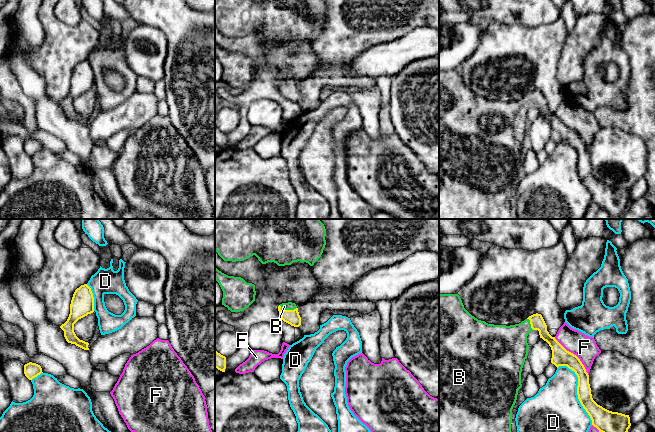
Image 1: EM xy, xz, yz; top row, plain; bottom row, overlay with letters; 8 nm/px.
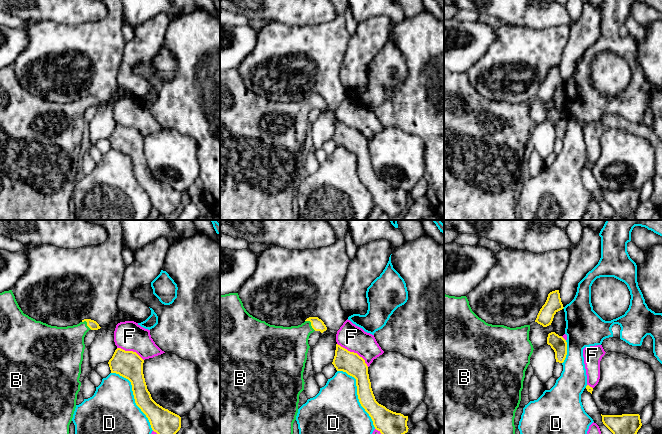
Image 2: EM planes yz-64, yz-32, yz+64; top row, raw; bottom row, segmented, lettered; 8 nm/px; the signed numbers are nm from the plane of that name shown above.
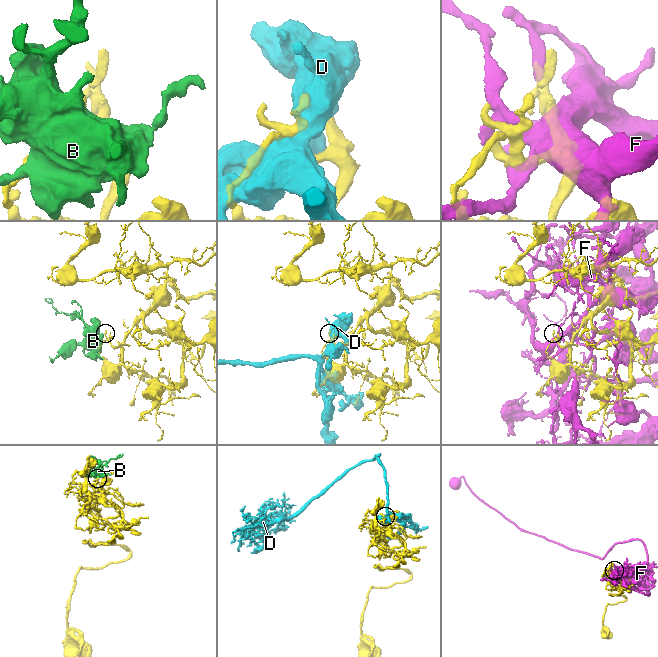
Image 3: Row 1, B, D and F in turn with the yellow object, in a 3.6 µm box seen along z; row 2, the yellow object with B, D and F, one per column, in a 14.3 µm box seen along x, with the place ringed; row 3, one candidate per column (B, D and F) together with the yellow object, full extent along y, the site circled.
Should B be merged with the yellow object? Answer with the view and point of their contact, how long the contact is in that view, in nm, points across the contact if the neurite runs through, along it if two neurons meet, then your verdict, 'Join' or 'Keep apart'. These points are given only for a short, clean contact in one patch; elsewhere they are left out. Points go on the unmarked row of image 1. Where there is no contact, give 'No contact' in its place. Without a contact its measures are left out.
Touches yellow at xz (287, 86). Shared border 150 nm. Join

